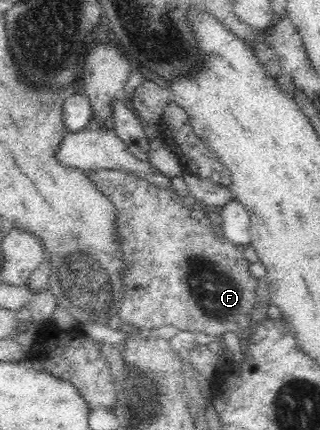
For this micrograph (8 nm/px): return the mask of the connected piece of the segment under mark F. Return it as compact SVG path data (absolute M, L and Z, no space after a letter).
M87 170L85 176L93 182L93 186L97 191L109 198L115 206L115 225L117 225L117 233L119 233L119 241L121 243L121 253L123 253L123 269L121 269L121 286L123 286L123 299L119 305L119 311L115 316L118 316L126 327L140 328L145 330L157 329L164 326L173 326L180 331L199 332L208 336L215 336L222 338L227 333L232 333L238 336L241 332L249 333L255 326L255 322L251 319L251 311L254 305L259 302L256 298L256 289L258 279L251 275L249 271L250 262L245 258L244 251L239 251L236 244L229 241L223 233L217 235L214 232L213 224L207 212L203 210L191 210L187 207L181 207L181 201L177 201L173 191L167 191L166 188L153 185L150 181L138 177L138 175L131 174L121 170Z

